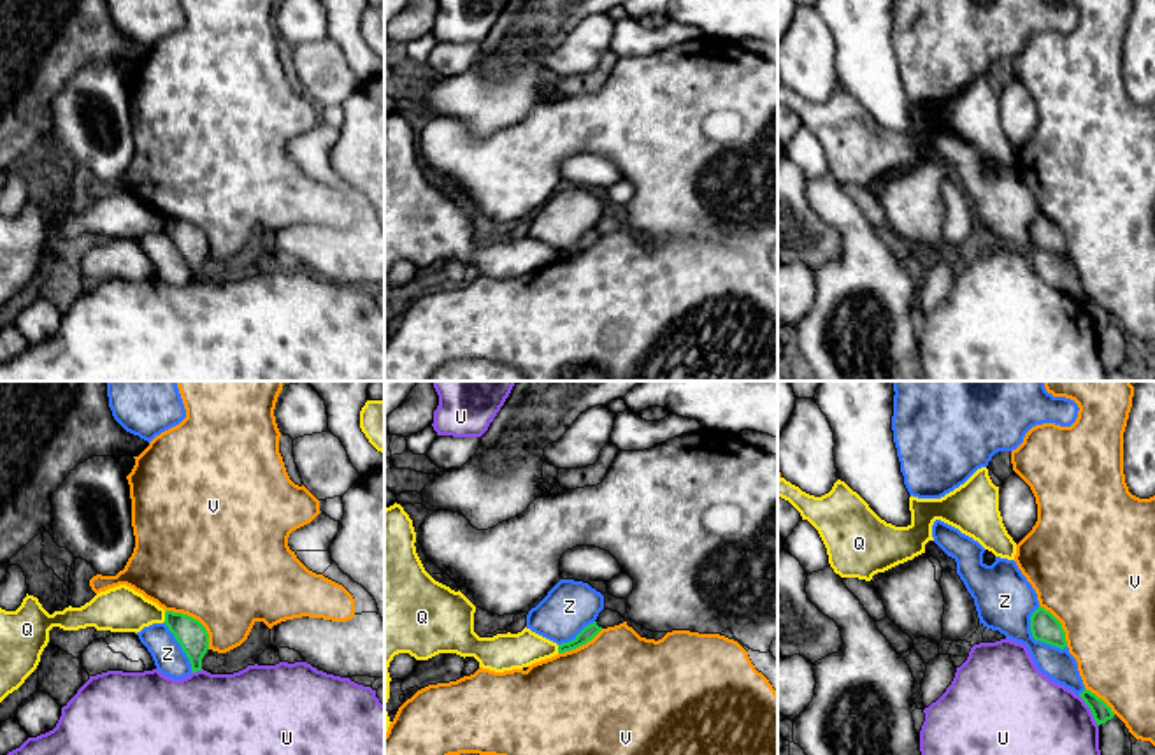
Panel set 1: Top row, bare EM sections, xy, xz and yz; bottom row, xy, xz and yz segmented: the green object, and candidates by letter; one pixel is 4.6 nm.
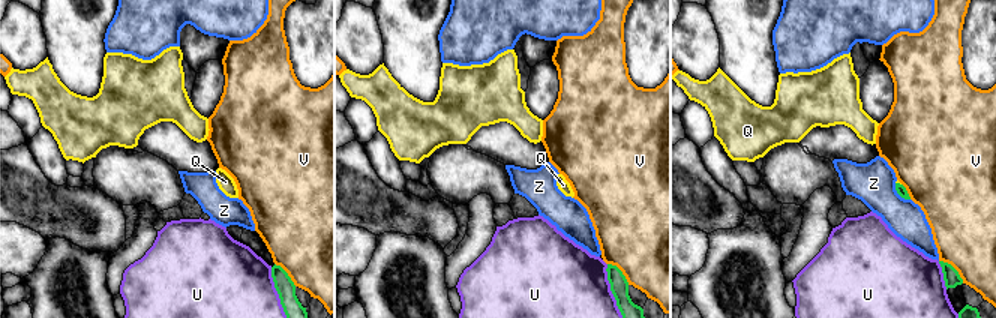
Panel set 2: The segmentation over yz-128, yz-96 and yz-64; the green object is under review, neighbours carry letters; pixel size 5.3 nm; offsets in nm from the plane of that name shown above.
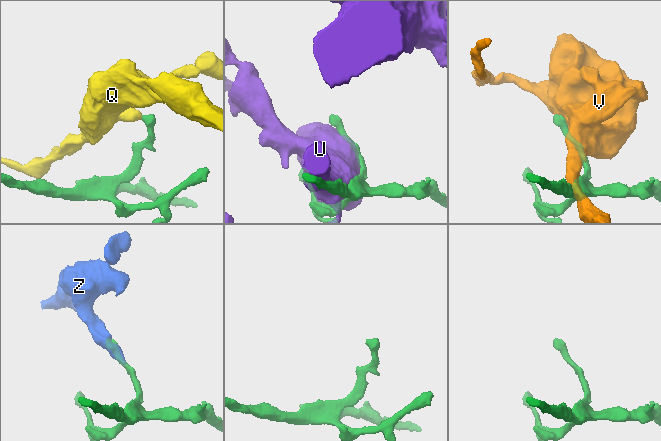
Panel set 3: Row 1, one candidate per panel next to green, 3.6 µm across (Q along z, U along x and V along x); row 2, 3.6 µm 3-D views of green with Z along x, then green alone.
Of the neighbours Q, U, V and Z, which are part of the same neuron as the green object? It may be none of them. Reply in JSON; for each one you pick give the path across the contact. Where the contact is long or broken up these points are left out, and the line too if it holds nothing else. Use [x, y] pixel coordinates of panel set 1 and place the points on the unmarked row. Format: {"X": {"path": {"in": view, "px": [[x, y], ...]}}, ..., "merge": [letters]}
{"merge": []}

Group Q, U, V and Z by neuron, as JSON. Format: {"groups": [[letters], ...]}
{"groups": [["Q"], ["U"], ["V"], ["Z"]]}

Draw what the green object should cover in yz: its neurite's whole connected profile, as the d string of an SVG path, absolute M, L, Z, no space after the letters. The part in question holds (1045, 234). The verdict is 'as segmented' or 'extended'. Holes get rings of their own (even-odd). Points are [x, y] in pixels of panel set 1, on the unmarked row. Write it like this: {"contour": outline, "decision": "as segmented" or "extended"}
{"contour": "M1037 214L1030 223L1030 239L1036 248L1064 256L1067 253L1062 230L1044 214Z", "decision": "as segmented"}

